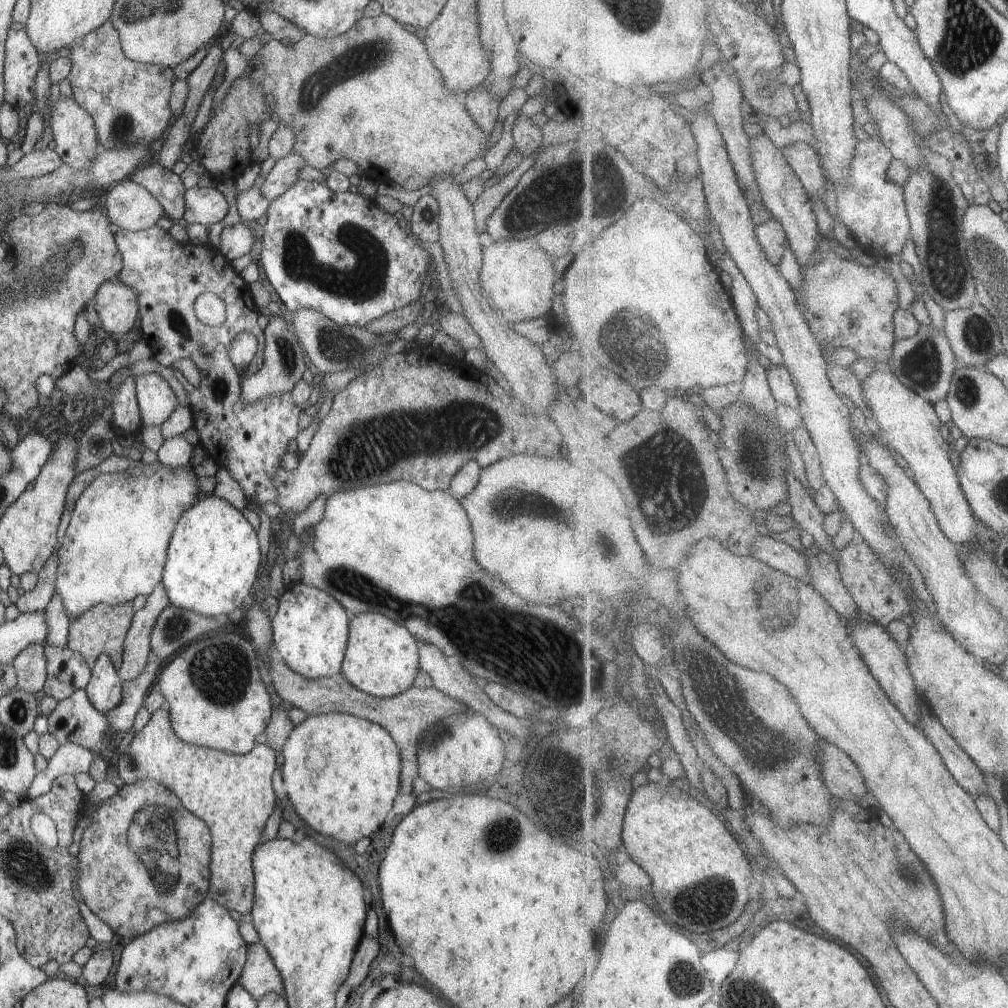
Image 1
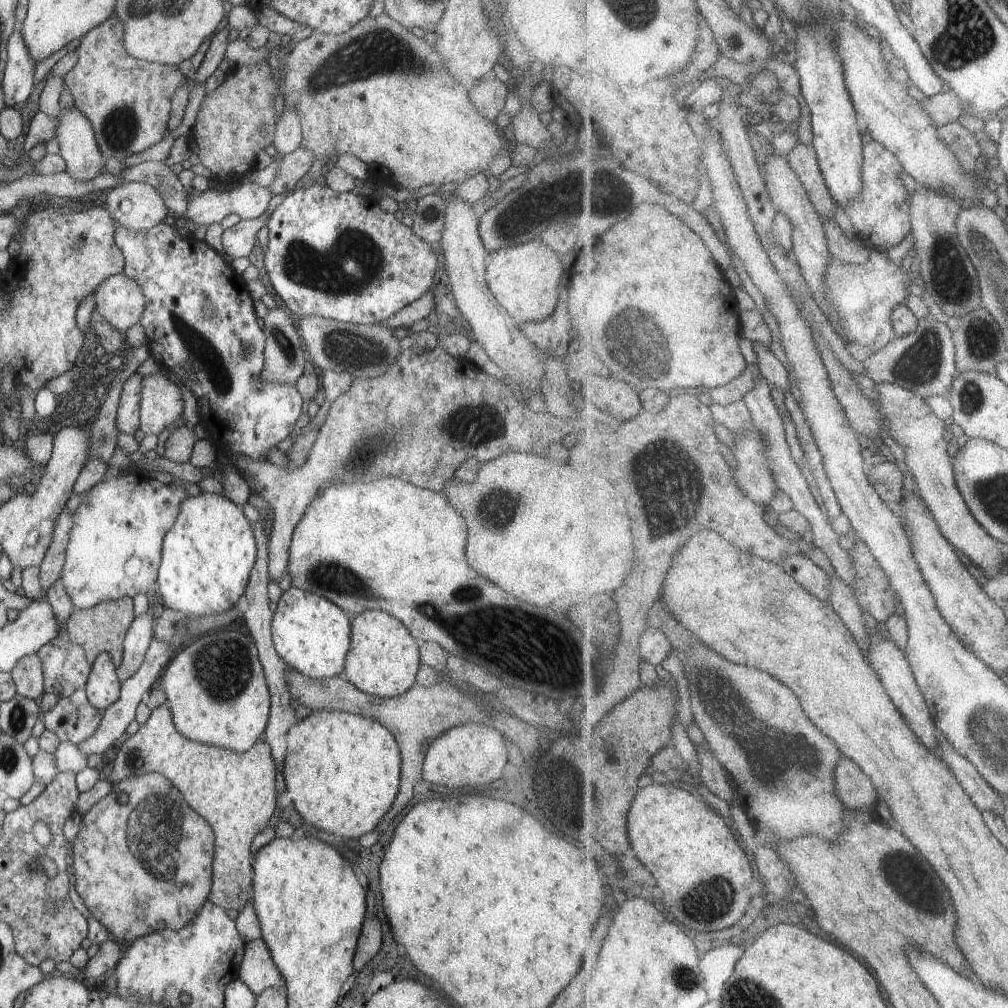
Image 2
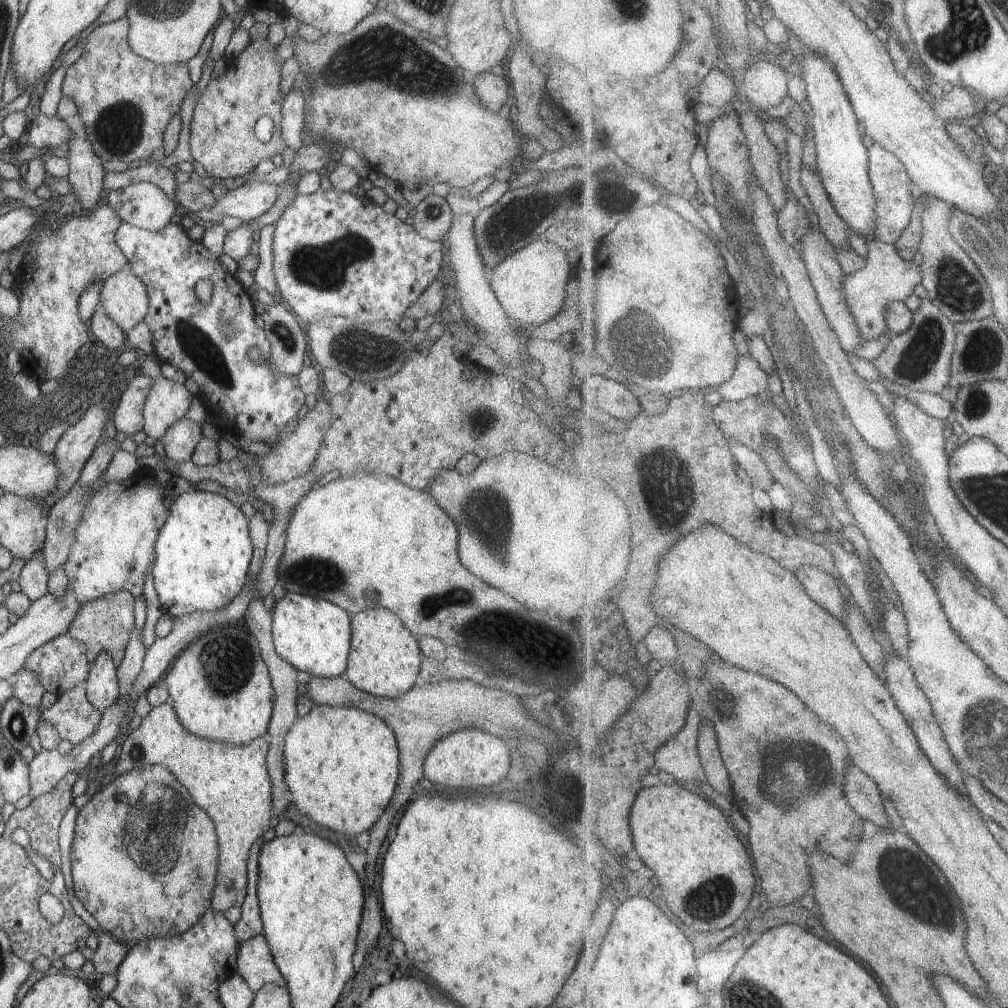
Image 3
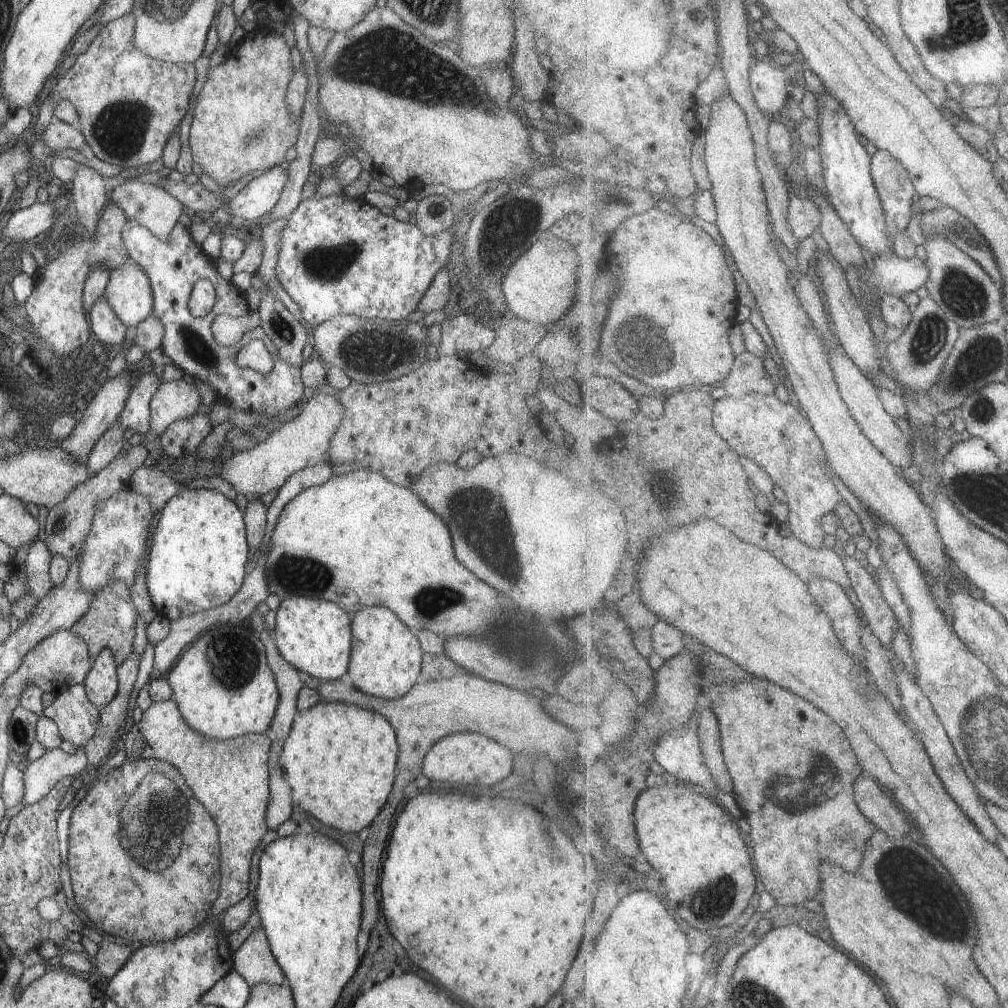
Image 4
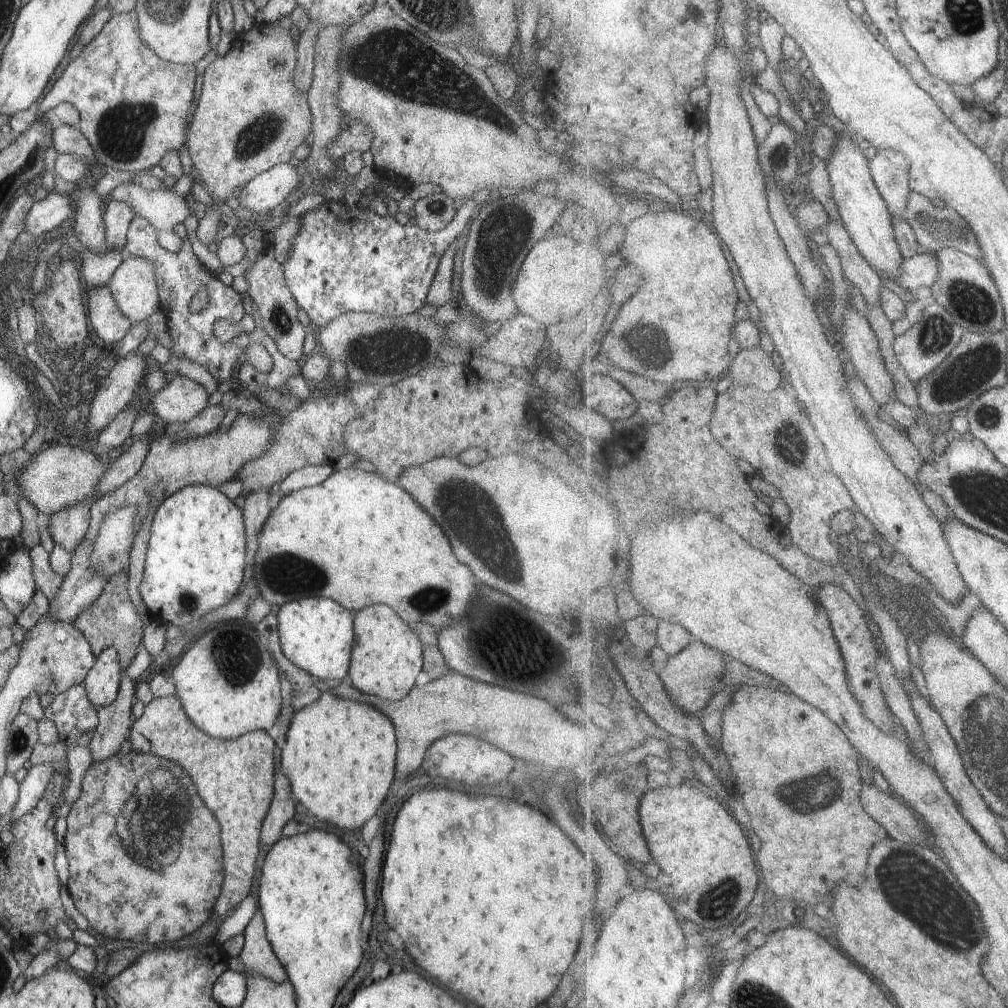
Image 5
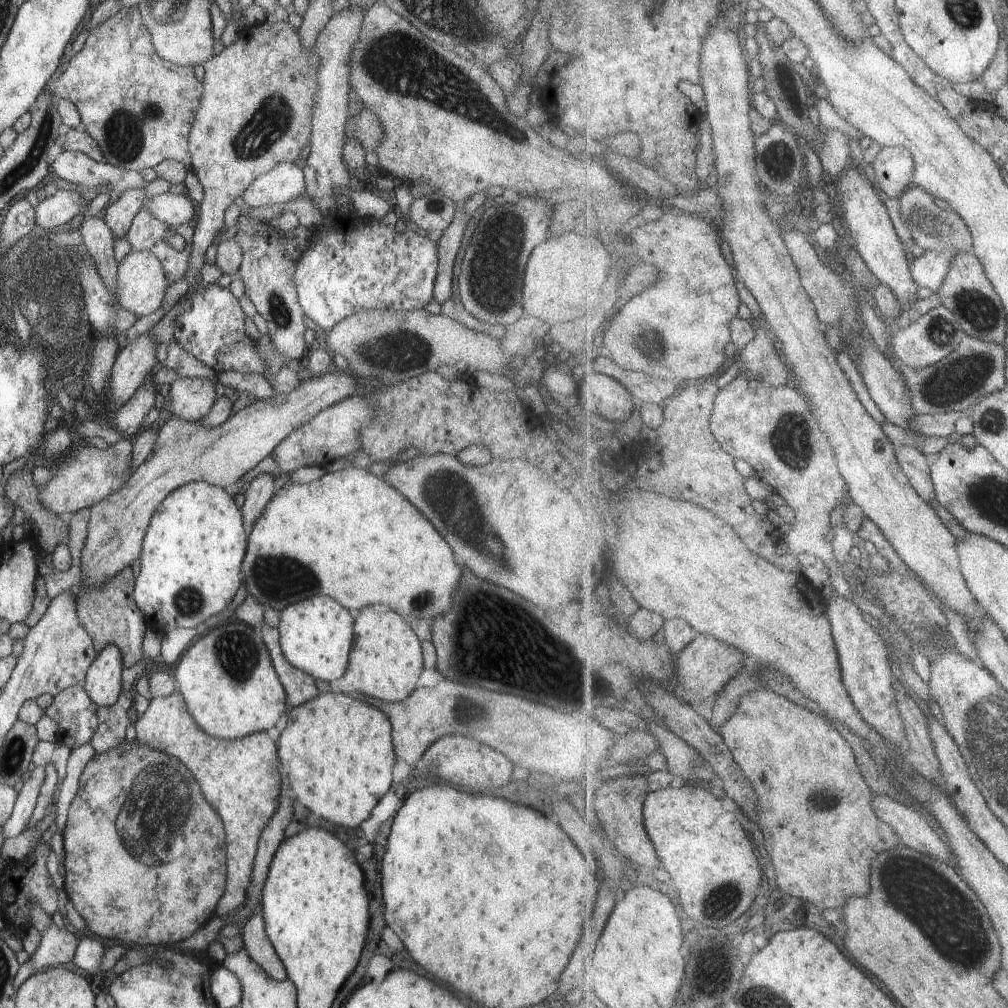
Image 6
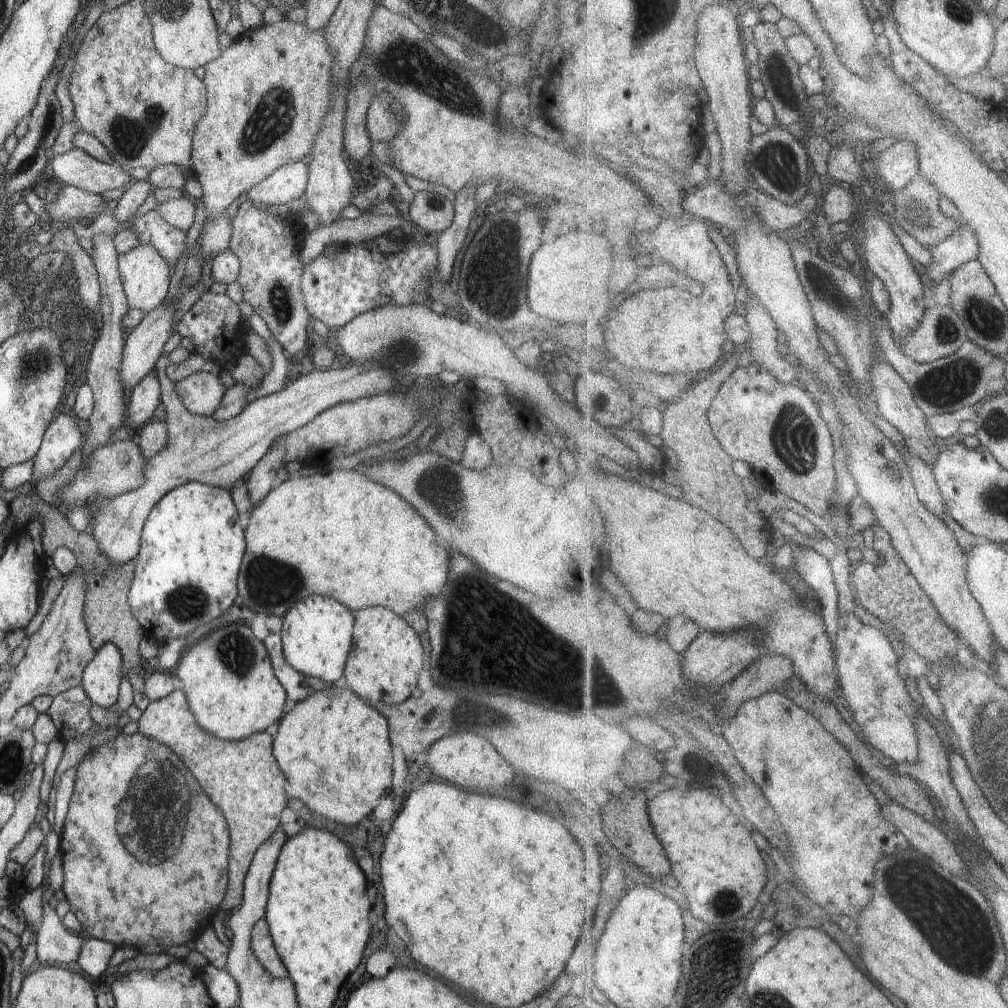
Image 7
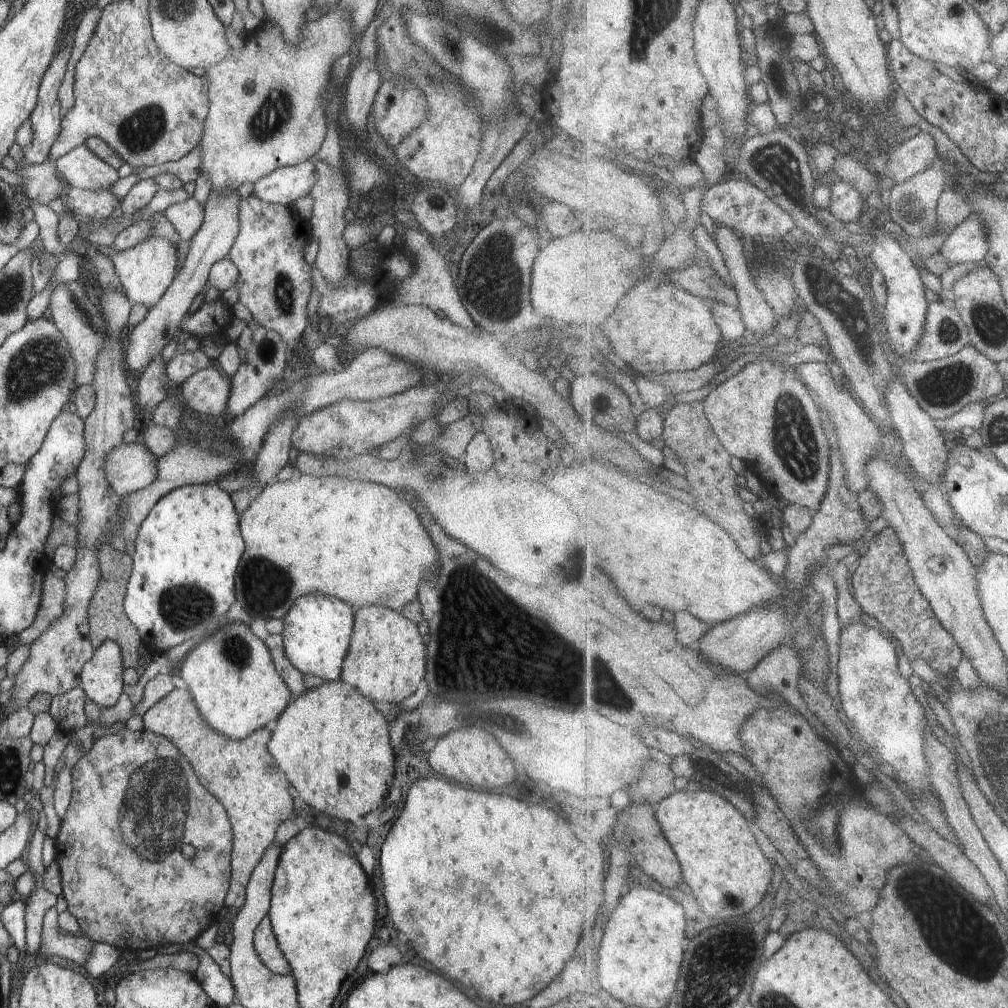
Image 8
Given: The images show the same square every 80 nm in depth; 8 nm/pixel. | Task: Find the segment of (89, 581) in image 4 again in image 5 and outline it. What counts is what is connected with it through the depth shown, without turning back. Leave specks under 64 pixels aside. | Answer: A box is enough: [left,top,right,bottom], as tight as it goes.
[89,504,136,578]

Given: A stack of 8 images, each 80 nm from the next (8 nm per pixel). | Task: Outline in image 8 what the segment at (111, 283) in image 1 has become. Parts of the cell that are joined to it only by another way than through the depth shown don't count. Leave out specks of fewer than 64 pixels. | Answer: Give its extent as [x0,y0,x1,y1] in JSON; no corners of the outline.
[85,236,179,308]

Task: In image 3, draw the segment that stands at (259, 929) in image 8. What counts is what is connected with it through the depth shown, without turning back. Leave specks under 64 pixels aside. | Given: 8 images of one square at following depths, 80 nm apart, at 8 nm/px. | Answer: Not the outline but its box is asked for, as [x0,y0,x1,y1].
[235,934,285,992]

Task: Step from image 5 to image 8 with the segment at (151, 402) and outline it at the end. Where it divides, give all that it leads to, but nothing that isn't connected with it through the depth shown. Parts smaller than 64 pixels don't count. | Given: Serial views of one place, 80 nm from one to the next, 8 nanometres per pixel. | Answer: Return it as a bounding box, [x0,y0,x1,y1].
[177,366,230,415]

